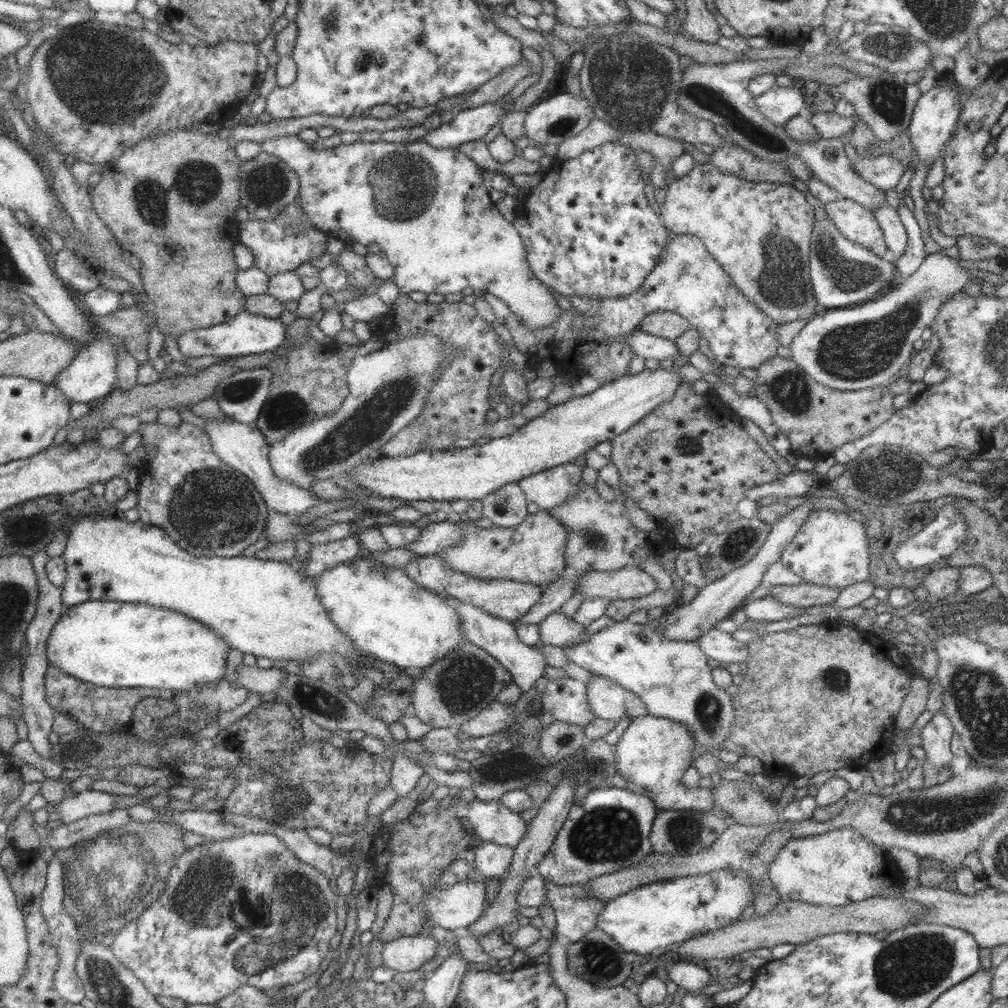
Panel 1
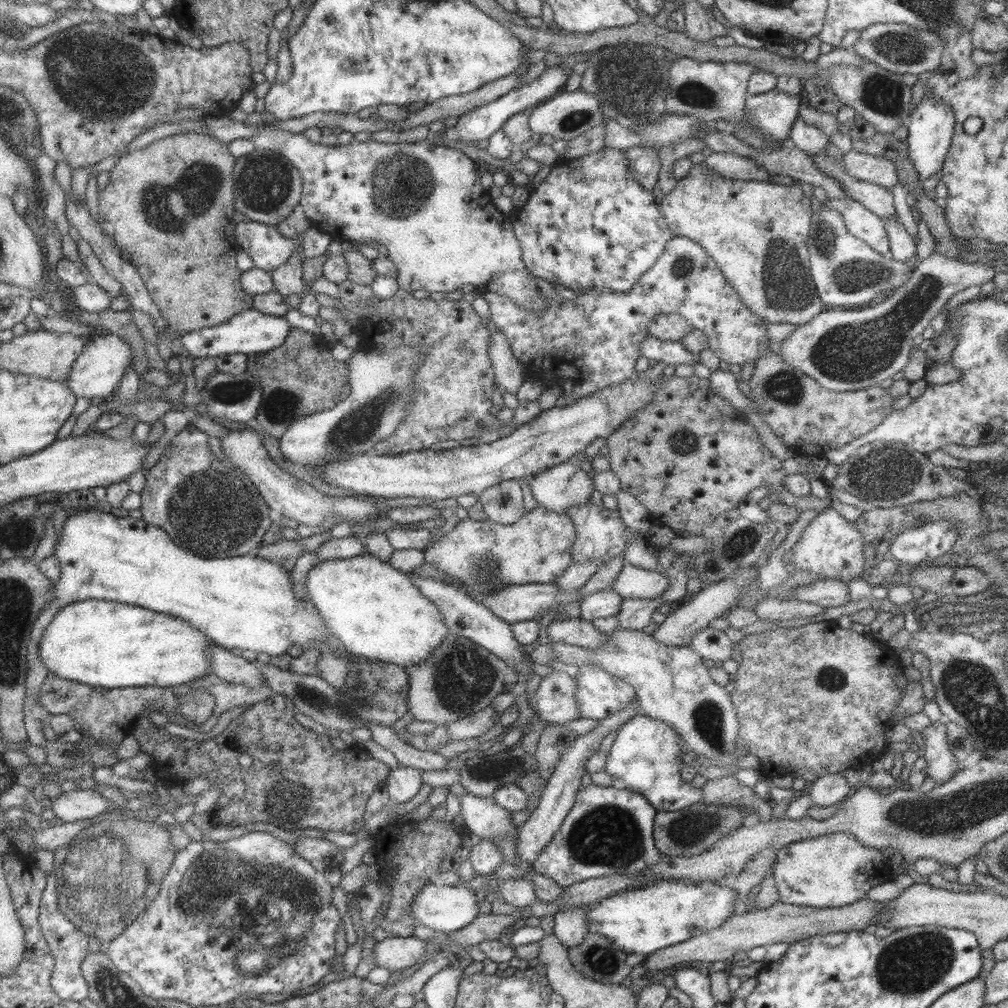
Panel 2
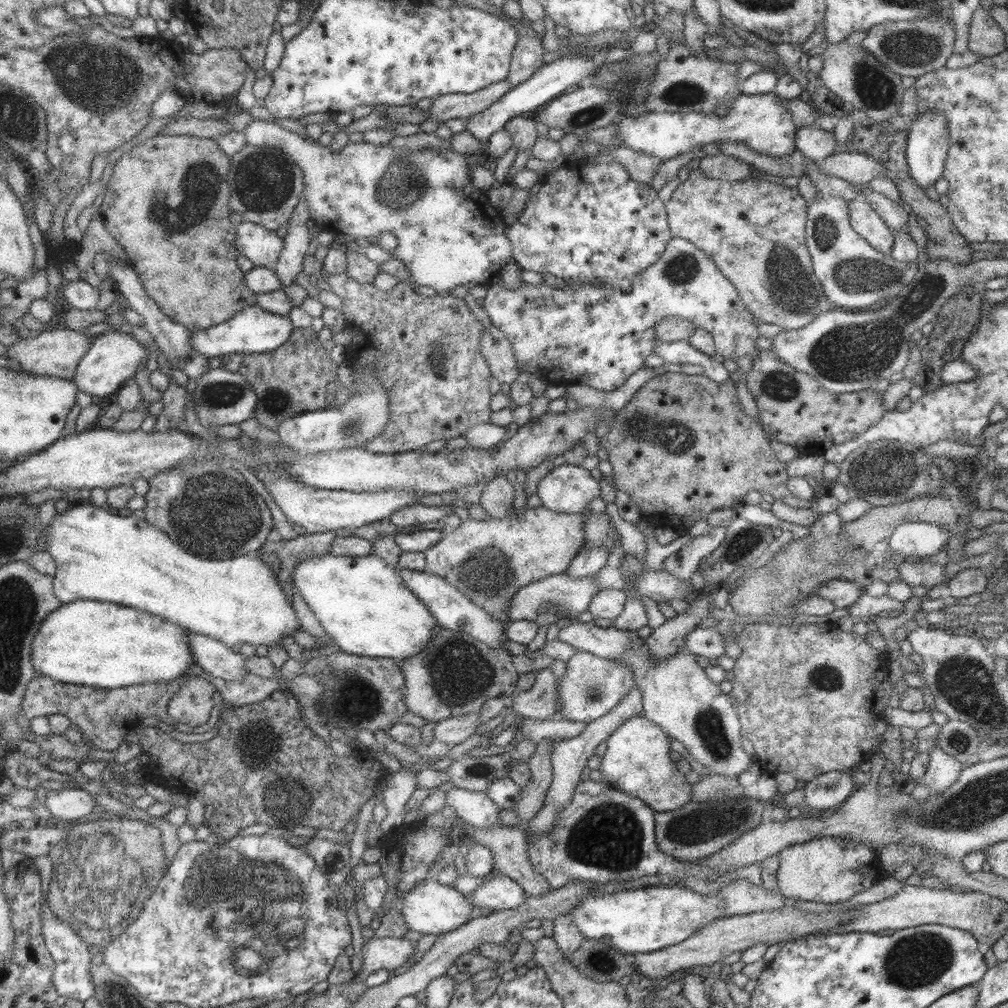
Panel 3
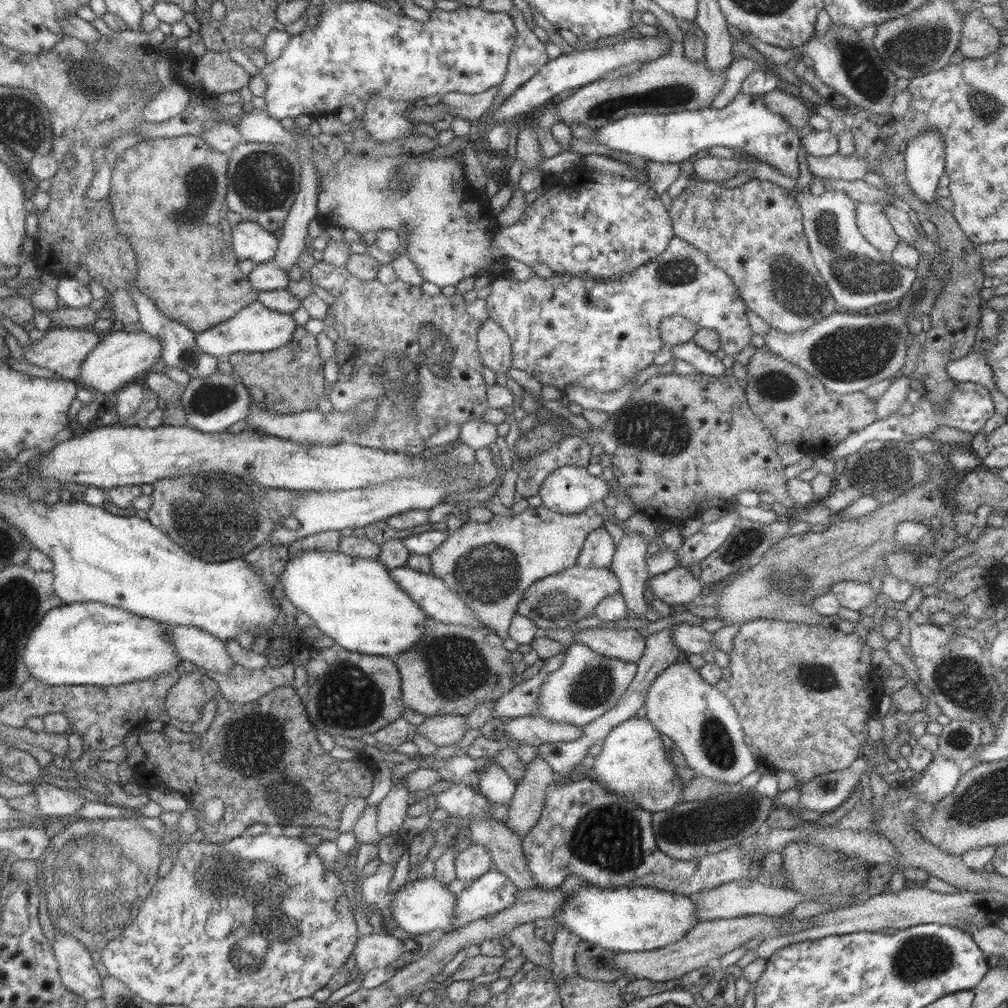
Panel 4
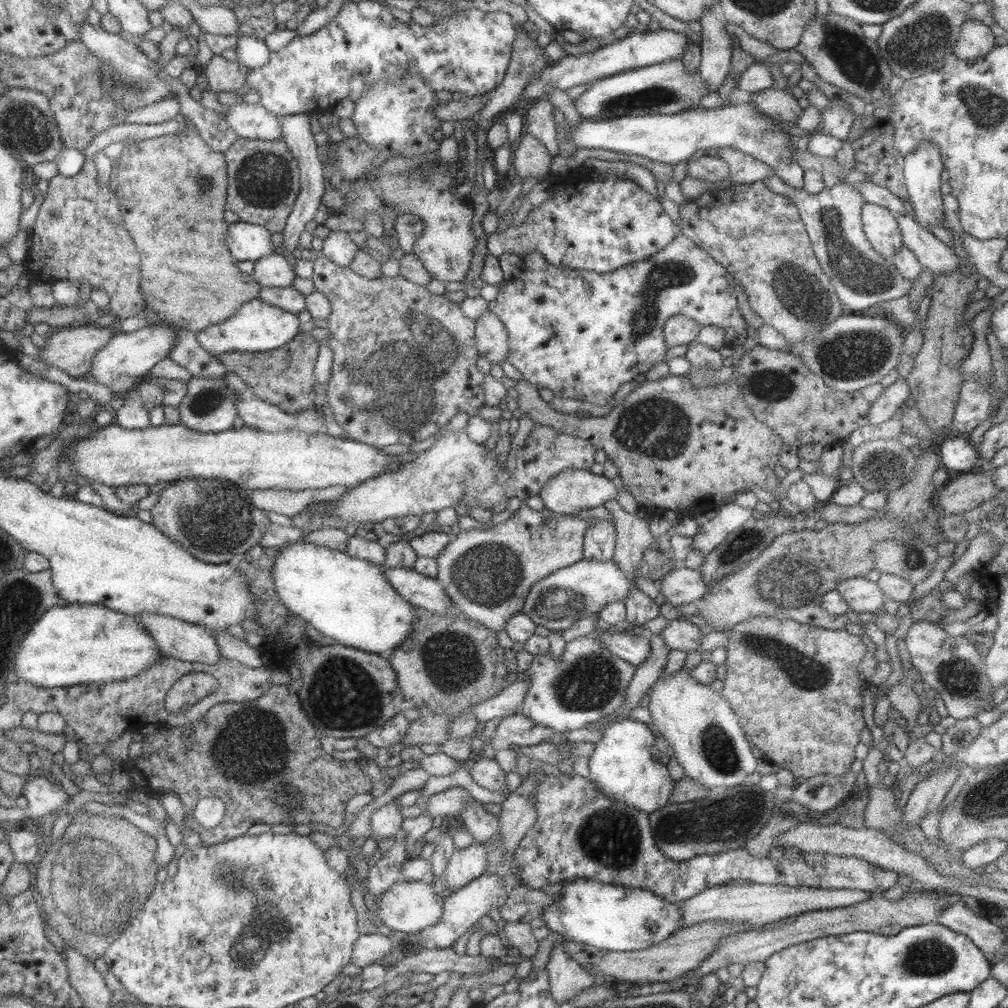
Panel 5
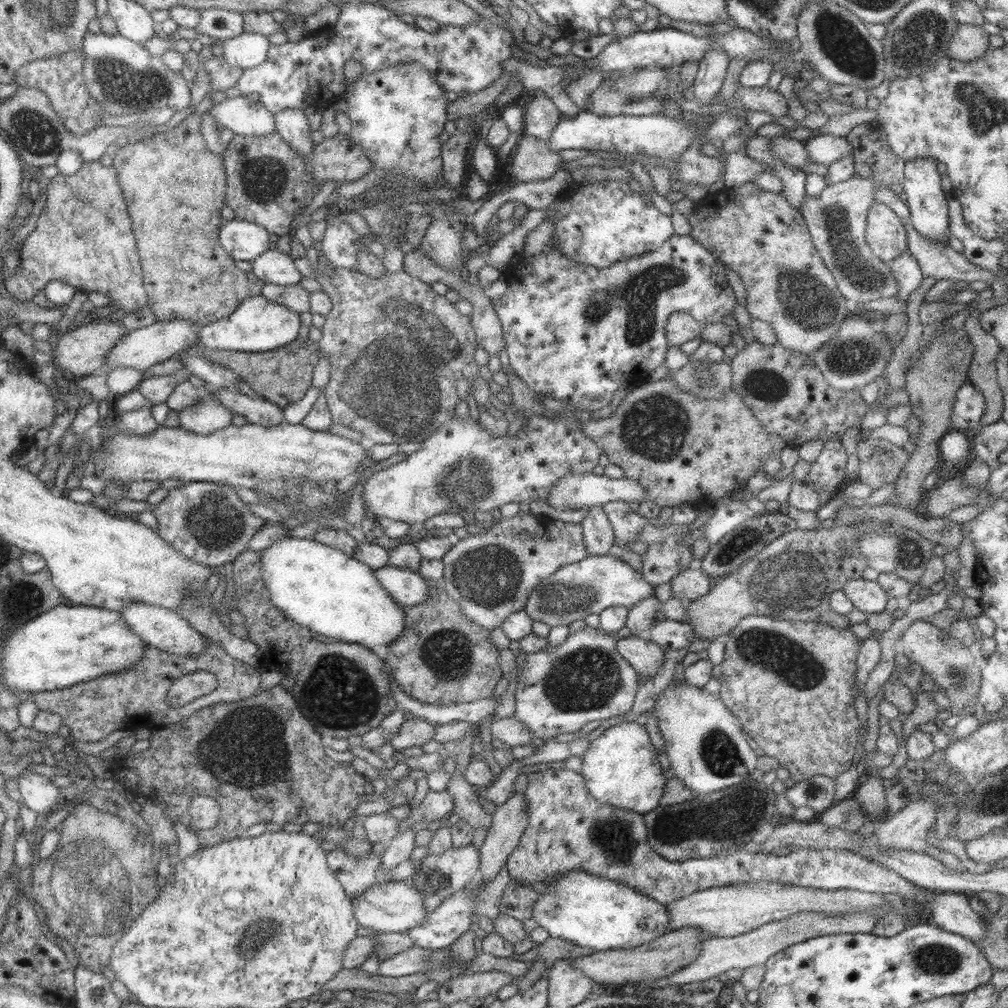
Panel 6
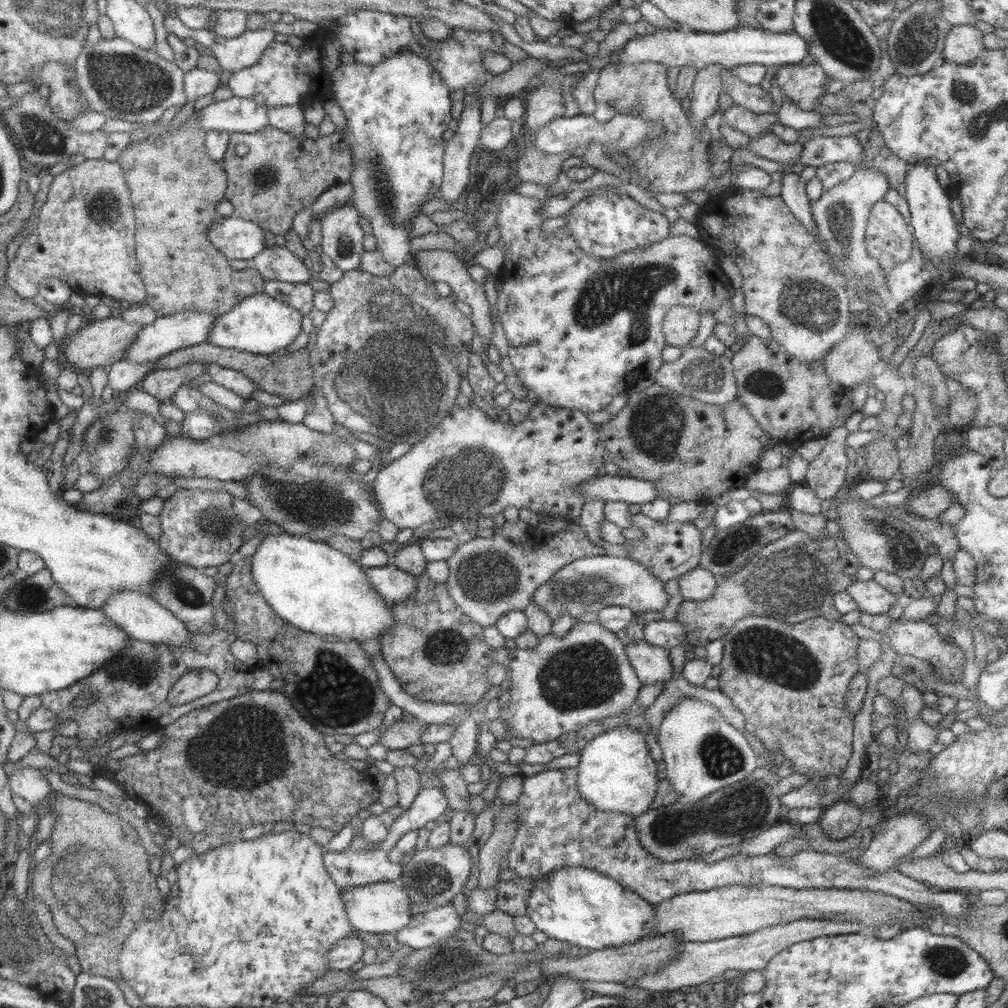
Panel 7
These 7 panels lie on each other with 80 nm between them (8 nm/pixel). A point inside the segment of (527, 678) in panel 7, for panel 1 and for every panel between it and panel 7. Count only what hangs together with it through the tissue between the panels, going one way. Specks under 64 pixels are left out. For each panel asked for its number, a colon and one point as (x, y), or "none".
1: (606, 700)
2: (598, 695)
3: (591, 686)
4: (586, 685)
5: (587, 682)
6: (584, 678)

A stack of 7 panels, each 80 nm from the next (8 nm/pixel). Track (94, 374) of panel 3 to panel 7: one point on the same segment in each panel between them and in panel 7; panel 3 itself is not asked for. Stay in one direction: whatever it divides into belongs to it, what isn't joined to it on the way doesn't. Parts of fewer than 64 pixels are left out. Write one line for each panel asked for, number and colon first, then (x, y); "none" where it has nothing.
4: (119, 357)
5: (133, 353)
6: (140, 348)
7: (166, 334)

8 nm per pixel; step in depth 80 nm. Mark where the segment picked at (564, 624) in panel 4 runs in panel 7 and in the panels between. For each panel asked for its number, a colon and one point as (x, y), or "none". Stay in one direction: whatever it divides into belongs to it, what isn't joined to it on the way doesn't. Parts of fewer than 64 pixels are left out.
5: (556, 602)
6: (564, 598)
7: (588, 584)

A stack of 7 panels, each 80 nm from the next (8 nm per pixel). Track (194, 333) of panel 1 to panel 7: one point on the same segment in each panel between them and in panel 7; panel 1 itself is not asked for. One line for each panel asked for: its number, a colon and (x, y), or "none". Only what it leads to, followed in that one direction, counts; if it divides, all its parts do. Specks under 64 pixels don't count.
2: (251, 332)
3: (252, 330)
4: (254, 329)
5: (257, 326)
6: (257, 325)
7: (258, 324)

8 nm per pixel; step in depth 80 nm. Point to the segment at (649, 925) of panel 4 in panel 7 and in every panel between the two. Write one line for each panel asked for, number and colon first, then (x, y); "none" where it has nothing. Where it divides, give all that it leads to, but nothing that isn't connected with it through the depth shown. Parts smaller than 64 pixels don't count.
5: (609, 917)
6: (593, 912)
7: (578, 906)

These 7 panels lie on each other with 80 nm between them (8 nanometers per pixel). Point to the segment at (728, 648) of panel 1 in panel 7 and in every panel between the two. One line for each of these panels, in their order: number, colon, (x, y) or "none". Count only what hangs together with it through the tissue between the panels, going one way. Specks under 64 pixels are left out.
2: (712, 644)
3: (706, 642)
4: (690, 639)
5: (678, 634)
6: (668, 634)
7: (664, 633)

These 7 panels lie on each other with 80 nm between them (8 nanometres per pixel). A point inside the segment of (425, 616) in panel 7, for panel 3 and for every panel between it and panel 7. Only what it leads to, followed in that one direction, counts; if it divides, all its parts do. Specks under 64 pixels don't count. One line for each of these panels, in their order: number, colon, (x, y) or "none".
3: (456, 674)
4: (452, 669)
5: (449, 663)
6: (441, 657)

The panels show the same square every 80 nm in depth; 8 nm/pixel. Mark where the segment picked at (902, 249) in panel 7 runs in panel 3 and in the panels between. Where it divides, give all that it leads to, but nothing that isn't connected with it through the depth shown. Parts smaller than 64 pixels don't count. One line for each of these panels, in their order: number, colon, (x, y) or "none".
3: (864, 221)
4: (870, 219)
5: (879, 227)
6: (885, 234)

